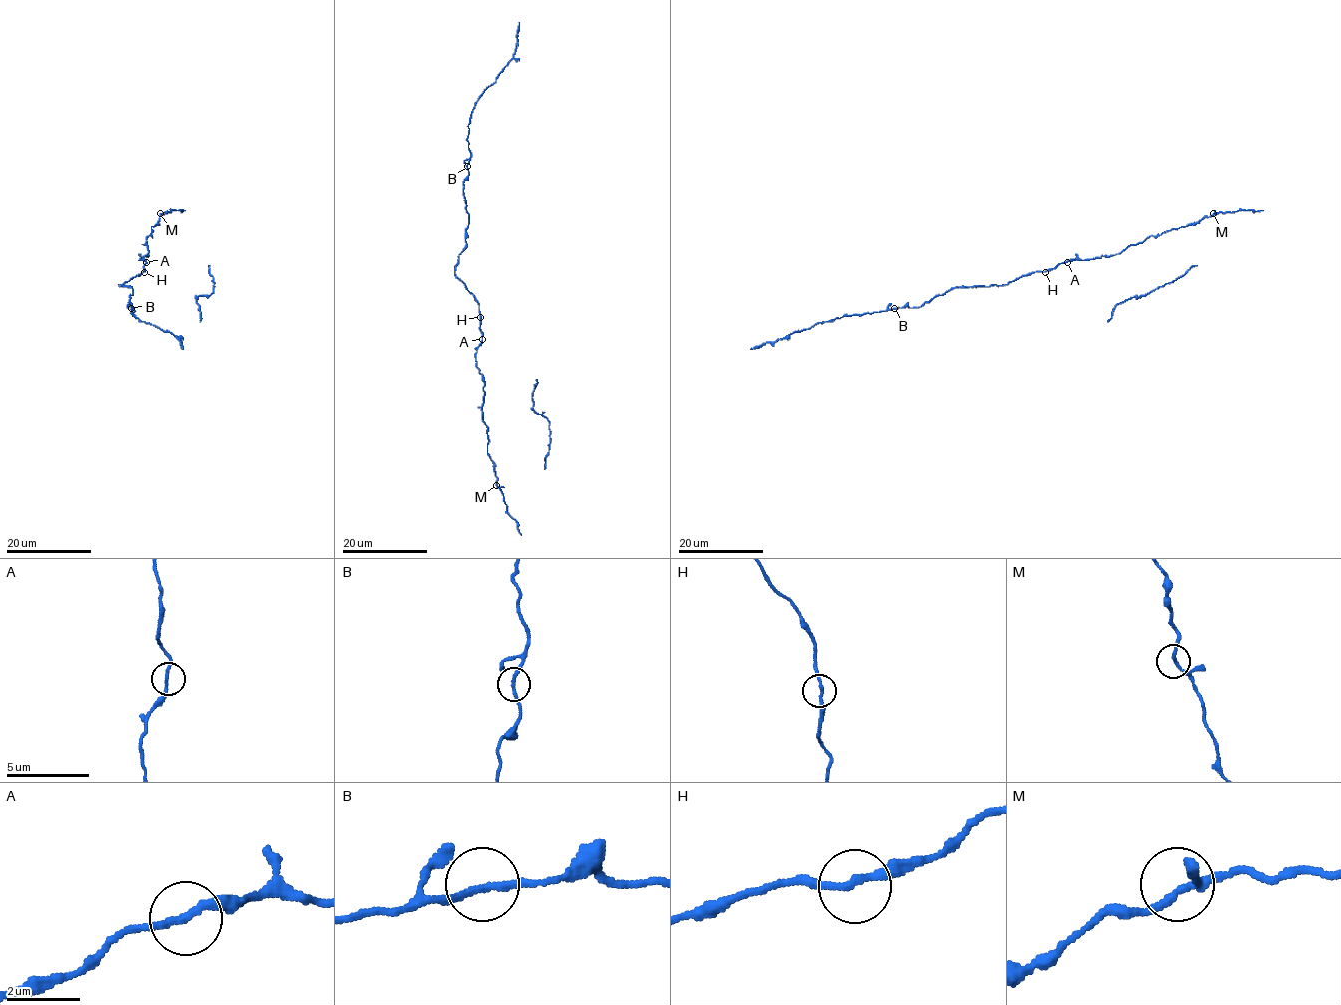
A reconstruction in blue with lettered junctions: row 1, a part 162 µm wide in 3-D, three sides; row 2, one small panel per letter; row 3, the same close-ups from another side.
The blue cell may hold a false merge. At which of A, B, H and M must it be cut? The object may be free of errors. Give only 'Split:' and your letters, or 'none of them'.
Split: none of them

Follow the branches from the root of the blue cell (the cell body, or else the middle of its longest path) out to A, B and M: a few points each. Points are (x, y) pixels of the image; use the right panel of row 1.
A: (1047, 269), (1067, 262)
B: (1047, 269), (1022, 275), (1001, 285), (957, 286), (916, 308), (894, 308)
M: (1047, 269), (1075, 259), (1089, 260), (1119, 254), (1151, 236), (1198, 223), (1213, 213)

